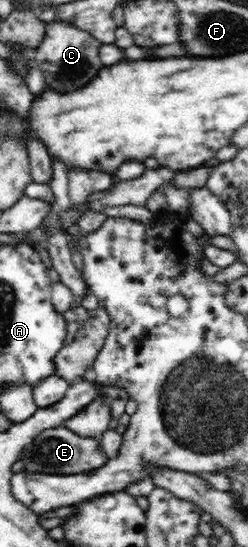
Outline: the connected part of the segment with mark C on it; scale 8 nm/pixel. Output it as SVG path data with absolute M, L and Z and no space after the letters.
M56 20L46 23L46 31L42 44L35 49L34 59L49 88L60 94L68 94L74 90L84 88L92 82L102 65L99 51L103 46L88 31L81 30L68 22Z

